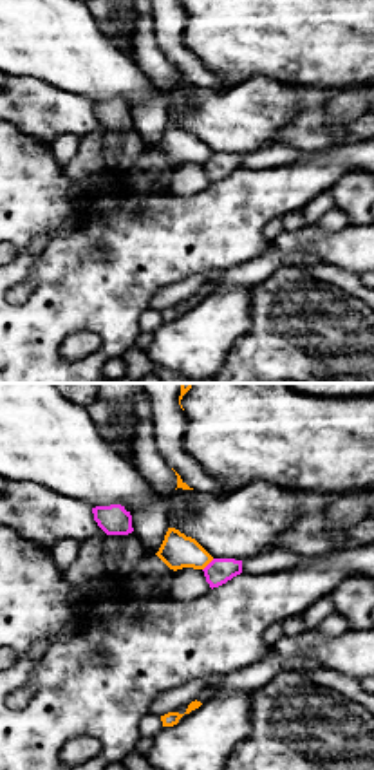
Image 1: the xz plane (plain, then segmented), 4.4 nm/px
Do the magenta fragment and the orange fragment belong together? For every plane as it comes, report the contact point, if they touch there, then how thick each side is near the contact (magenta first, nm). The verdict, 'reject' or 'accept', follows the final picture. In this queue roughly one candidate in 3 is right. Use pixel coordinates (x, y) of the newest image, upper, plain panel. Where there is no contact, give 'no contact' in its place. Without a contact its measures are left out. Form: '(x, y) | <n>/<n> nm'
(208, 159) | 110/150 nm

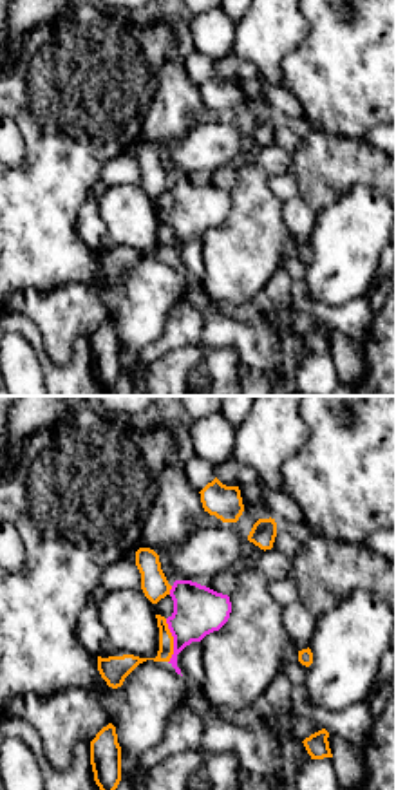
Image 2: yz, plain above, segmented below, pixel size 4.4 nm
(174, 235) | 220/90 nm

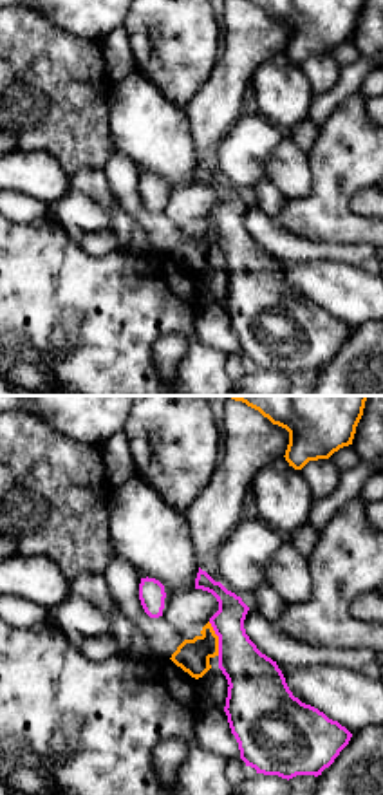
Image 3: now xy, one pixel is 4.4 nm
(219, 233) | 240/150 nm

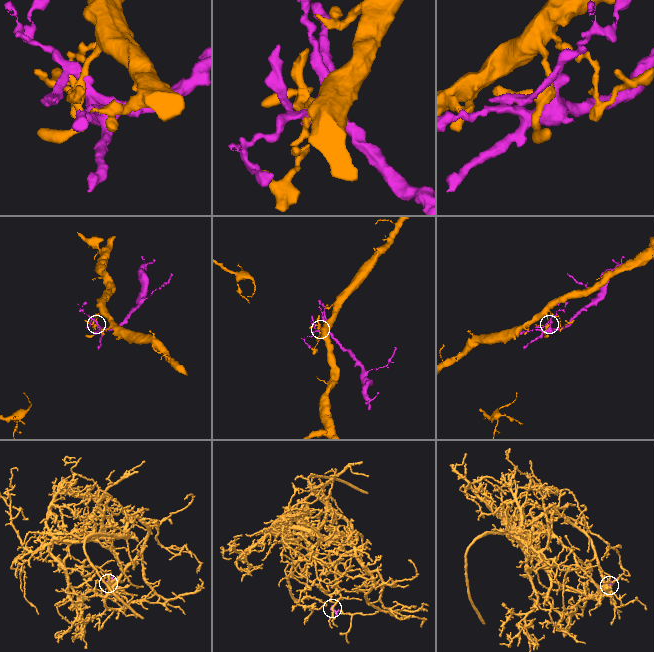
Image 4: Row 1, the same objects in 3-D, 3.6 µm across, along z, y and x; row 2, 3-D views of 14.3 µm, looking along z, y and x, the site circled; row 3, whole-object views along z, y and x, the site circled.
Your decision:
reject

